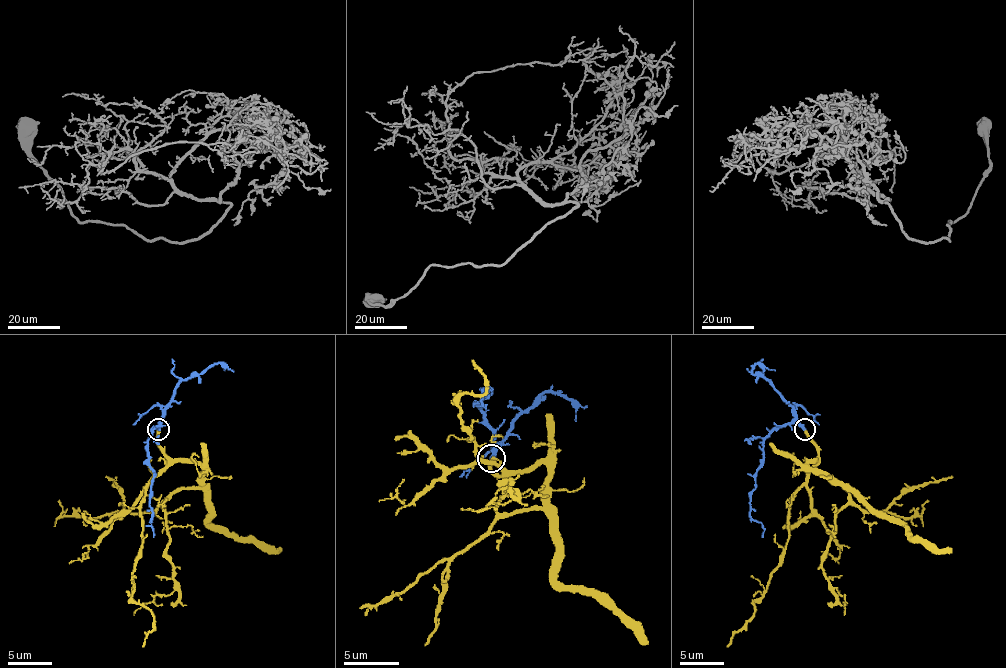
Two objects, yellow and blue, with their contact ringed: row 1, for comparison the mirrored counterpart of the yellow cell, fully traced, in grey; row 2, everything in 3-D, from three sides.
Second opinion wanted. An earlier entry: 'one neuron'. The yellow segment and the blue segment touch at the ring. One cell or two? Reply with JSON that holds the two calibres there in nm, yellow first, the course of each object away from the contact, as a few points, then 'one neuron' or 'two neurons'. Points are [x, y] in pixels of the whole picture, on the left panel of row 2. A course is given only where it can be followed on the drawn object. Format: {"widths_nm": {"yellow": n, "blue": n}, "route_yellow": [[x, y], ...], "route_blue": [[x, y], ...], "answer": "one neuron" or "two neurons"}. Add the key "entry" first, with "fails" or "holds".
{"entry": "holds", "widths_nm": {"yellow": 260, "blue": 320}, "route_yellow": [[157, 429], [168, 455], [201, 466], [203, 477], [161, 506], [175, 589], [133, 615]], "route_blue": [[157, 429], [159, 423], [148, 442], [148, 464], [153, 471], [153, 536]], "answer": "one neuron"}

